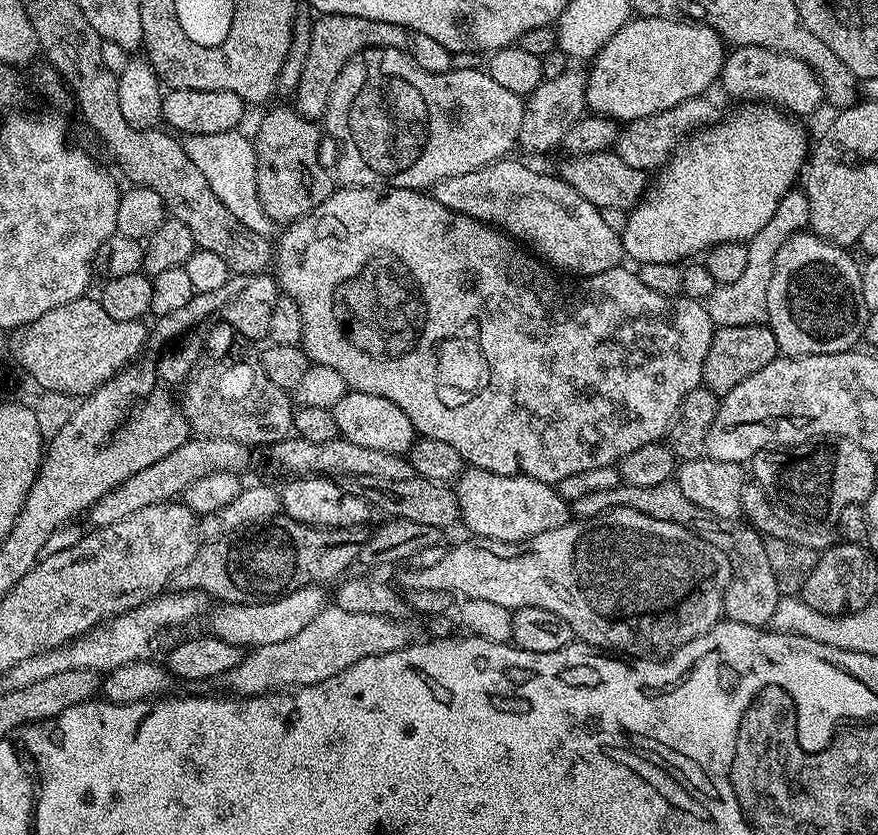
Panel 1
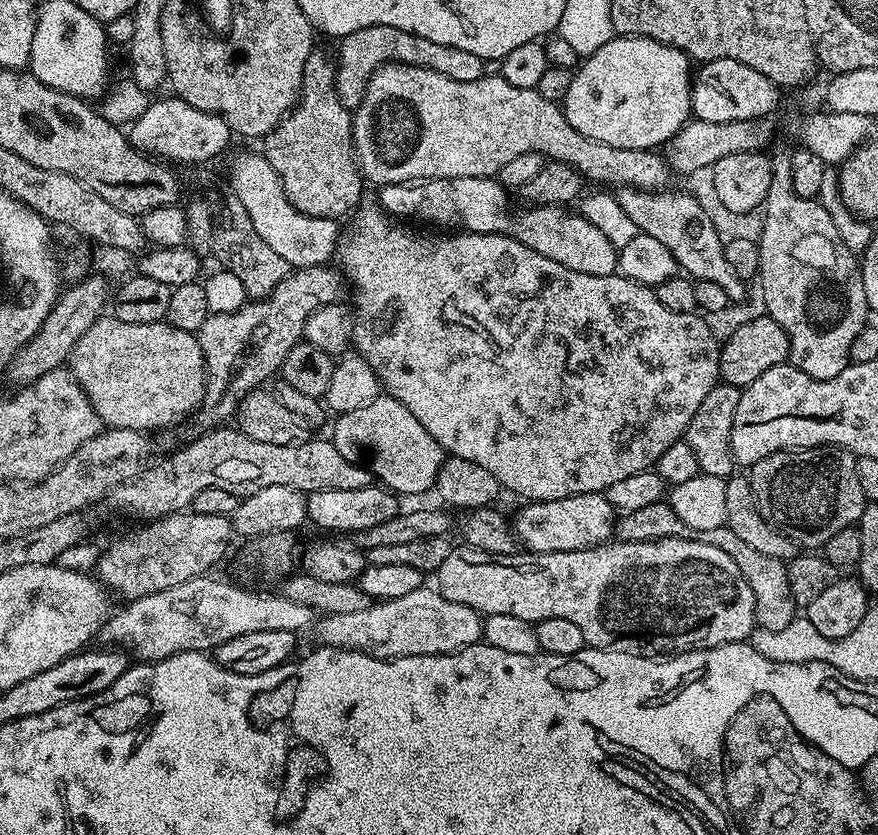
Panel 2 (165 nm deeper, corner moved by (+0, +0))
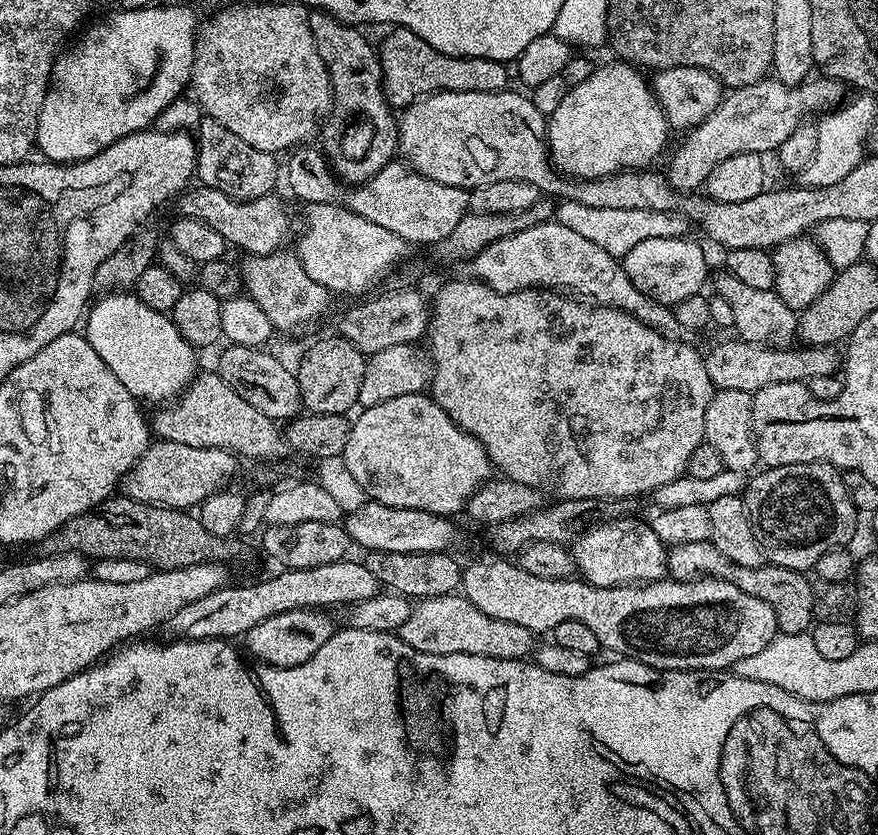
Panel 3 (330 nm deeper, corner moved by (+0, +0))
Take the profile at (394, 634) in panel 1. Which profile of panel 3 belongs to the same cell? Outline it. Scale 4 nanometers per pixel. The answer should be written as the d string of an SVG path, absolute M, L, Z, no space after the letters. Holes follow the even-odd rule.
M463 595L435 596L412 604L412 613L405 618L398 629L402 642L414 646L414 650L426 654L474 654L482 658L502 658L503 660L522 660L534 652L534 634L518 622L502 622L502 618L490 618L482 614Z

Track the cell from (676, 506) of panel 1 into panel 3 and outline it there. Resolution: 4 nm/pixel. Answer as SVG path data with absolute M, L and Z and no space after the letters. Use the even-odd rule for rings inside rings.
M711 540L702 542L682 542L671 545L667 549L667 575L674 580L698 580L712 576L715 580L725 580L738 590L746 590L746 594L754 594L754 598L762 598L770 610L774 610L777 629L783 634L805 634L813 627L814 594L812 580L803 572L795 572L777 564L763 563L758 566L738 566L717 550Z

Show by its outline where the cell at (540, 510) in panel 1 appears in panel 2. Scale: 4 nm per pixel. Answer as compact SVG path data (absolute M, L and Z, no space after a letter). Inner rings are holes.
M599 492L574 494L570 498L554 498L550 502L533 500L514 516L516 538L529 552L565 552L586 550L607 544L614 536L618 513L605 496Z

